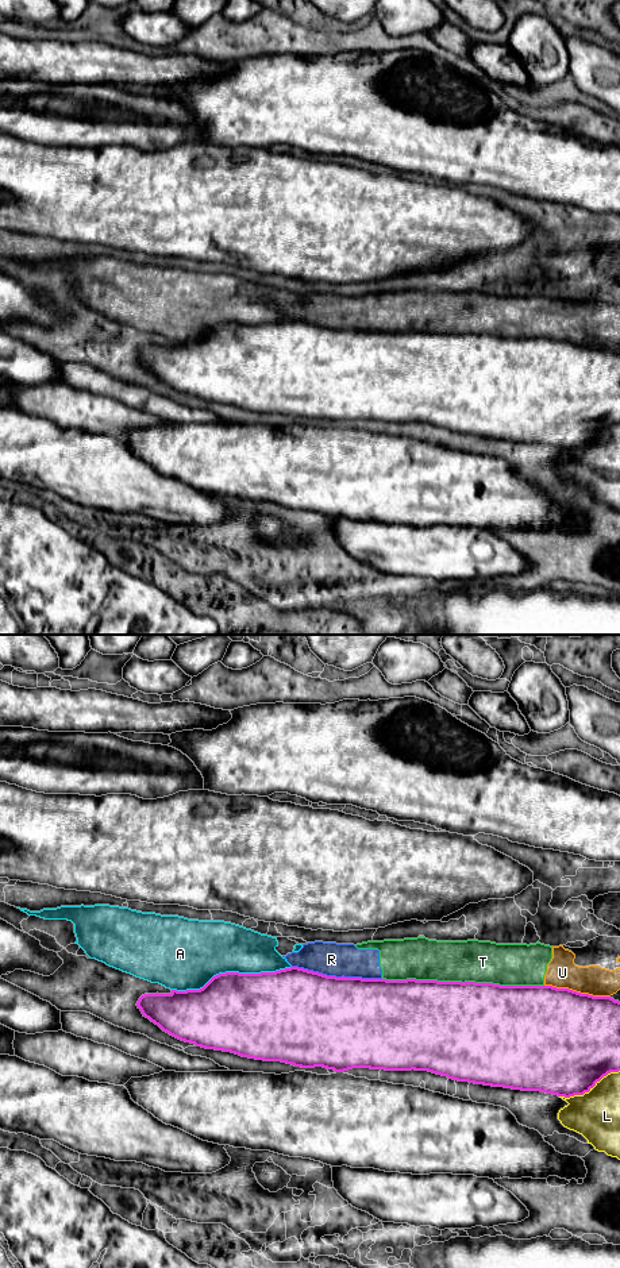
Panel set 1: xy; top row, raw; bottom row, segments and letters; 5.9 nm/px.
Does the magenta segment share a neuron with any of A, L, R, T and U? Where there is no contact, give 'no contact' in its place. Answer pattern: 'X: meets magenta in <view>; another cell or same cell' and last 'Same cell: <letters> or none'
A: meets magenta in xy; another cell
L: meets magenta in xy; another cell
R: meets magenta in xy; another cell
T: meets magenta in xy; another cell
U: meets magenta in xy; another cell
Same cell: none

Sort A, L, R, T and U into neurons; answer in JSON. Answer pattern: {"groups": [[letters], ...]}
{"groups": [["A"], ["L"], ["R", "T", "U"]]}

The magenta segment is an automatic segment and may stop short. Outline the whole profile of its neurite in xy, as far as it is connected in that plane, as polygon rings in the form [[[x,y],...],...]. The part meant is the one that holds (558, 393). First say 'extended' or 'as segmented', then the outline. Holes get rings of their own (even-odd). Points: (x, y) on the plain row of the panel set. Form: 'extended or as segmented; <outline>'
as segmented; [[[299,319],[276,324],[239,325],[226,324],[213,328],[200,342],[177,343],[170,346],[145,346],[136,355],[143,369],[158,377],[170,388],[205,401],[231,404],[242,409],[281,413],[301,420],[323,419],[335,424],[353,420],[385,423],[428,423],[458,433],[469,433],[492,439],[504,439],[521,443],[540,443],[570,450],[589,444],[597,433],[611,424],[620,423],[620,354],[611,348],[593,348],[569,340],[552,338],[500,338],[475,334],[438,334],[438,332],[386,332],[362,329],[336,329]]]

